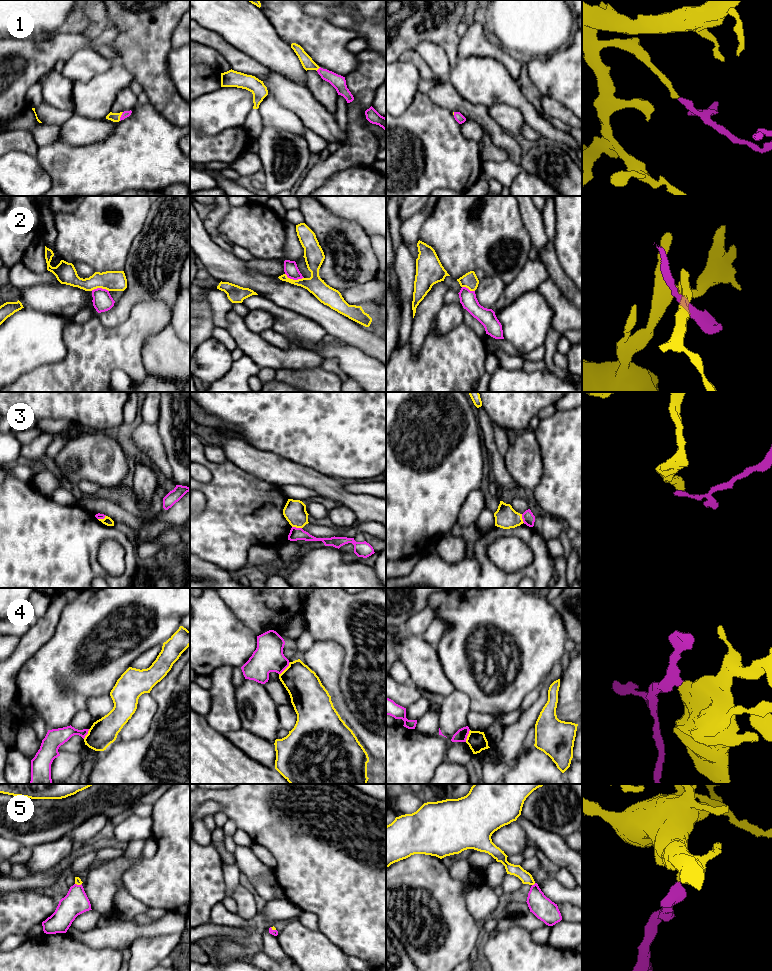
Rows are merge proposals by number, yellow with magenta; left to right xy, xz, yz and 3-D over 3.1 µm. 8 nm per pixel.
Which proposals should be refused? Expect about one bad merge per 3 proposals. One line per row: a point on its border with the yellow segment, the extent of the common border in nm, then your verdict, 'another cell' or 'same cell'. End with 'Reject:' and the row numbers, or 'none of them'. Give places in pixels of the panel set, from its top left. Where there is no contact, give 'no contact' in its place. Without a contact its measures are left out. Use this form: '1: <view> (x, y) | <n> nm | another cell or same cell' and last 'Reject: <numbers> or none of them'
1: xy (120, 116) | 80 nm | same cell
2: xz (294, 280) | 160 nm | same cell
3: xz (297, 527) | 80 nm | another cell
4: xz (286, 668) | 140 nm | another cell
5: yz (533, 884) | 40 nm | same cell
Reject: 3, 4

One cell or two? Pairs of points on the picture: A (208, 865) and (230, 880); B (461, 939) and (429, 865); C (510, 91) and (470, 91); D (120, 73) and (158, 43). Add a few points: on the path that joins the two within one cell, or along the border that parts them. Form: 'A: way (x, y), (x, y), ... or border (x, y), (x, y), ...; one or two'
A: border (222, 863), (226, 896); two
B: way (445, 921), (443, 915), (429, 901), (429, 883); one
C: way (500, 91), (480, 91); one
D: border (117, 61), (135, 79); two

